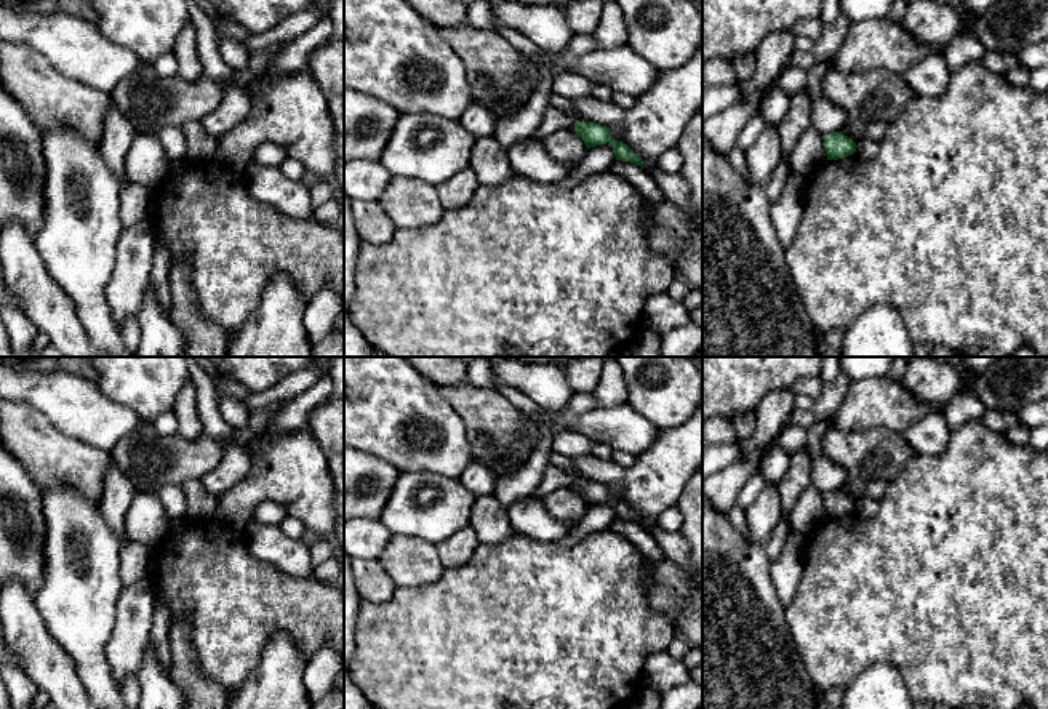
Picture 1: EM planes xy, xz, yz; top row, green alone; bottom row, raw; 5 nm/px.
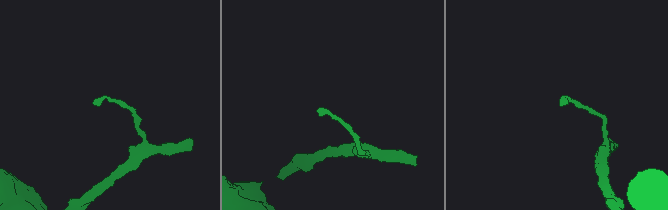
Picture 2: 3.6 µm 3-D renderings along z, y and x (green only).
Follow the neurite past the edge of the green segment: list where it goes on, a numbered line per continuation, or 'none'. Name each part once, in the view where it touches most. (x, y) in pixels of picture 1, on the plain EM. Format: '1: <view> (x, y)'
none

